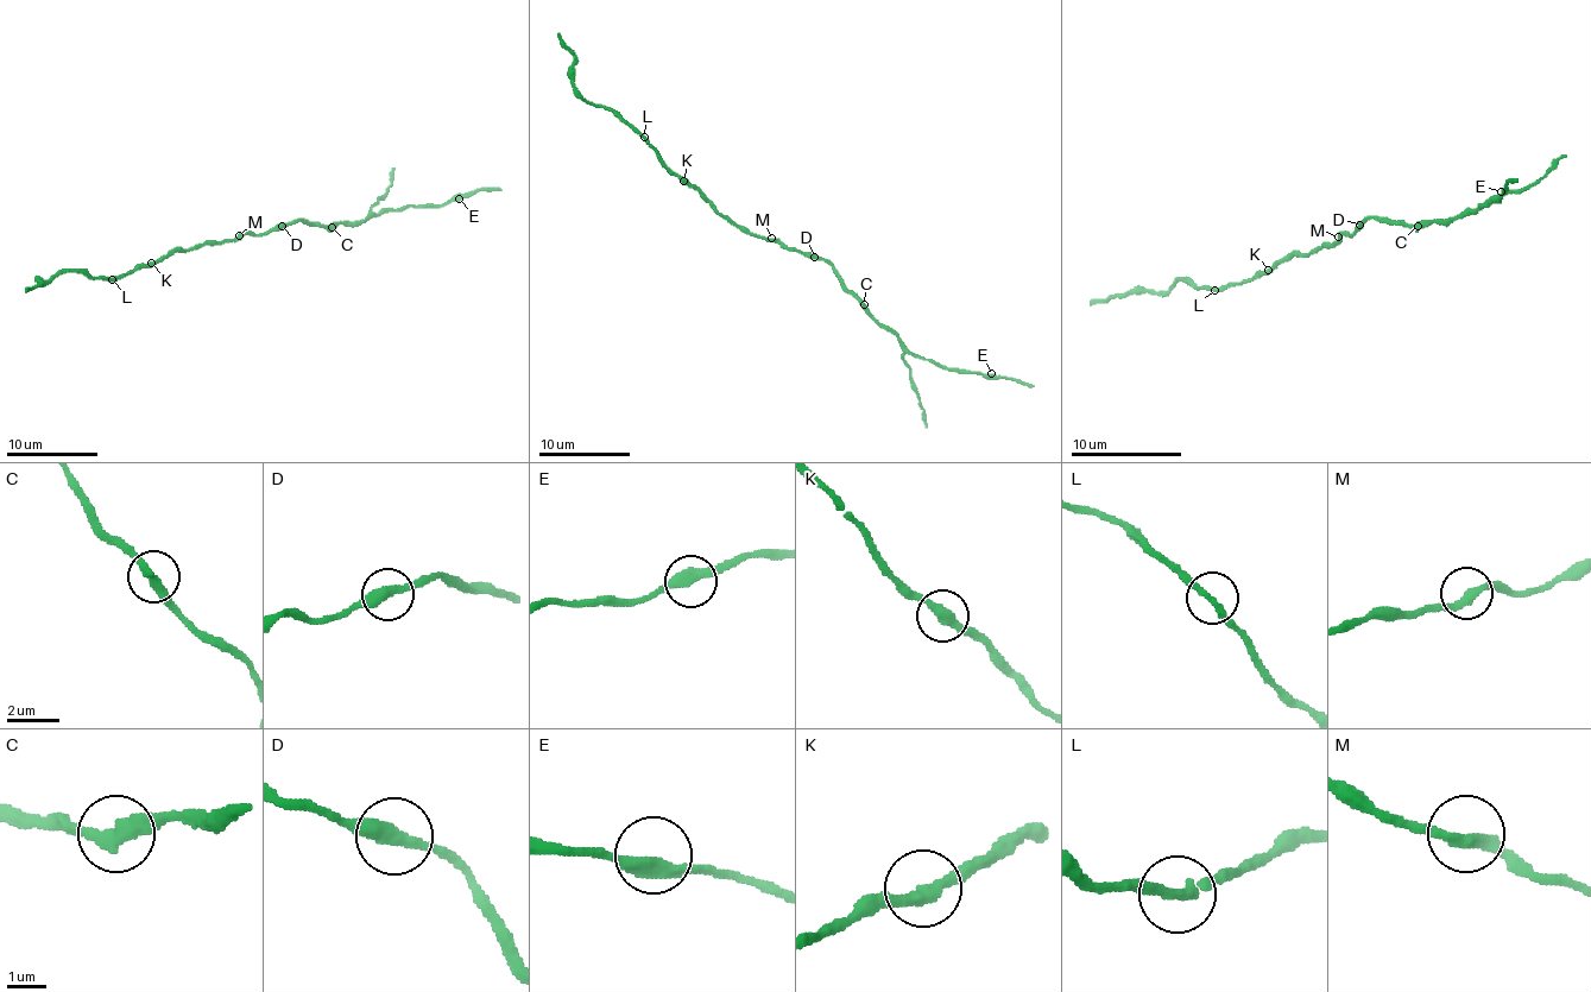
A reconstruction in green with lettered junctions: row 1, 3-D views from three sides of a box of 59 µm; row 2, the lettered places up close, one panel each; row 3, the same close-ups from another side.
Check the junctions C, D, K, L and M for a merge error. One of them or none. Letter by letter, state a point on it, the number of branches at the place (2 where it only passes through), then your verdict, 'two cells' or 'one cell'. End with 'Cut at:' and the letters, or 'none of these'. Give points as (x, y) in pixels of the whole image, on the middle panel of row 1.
C: place (864, 304); branches 2; one cell
D: place (814, 257); branches 2; one cell
K: place (683, 181); branches 2; one cell
L: place (644, 137); branches 2; one cell
M: place (771, 238); branches 2; one cell
Cut at: none of these

